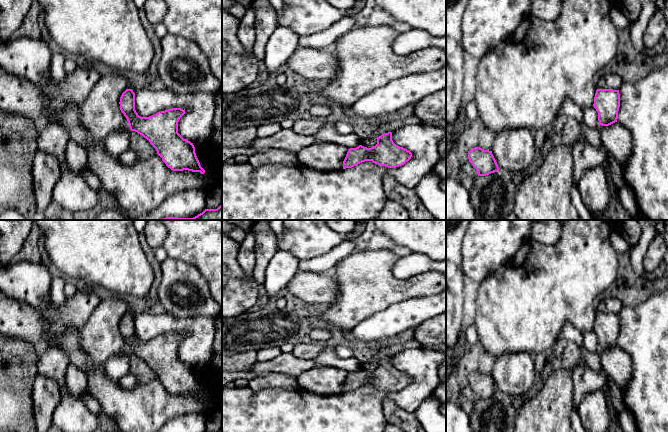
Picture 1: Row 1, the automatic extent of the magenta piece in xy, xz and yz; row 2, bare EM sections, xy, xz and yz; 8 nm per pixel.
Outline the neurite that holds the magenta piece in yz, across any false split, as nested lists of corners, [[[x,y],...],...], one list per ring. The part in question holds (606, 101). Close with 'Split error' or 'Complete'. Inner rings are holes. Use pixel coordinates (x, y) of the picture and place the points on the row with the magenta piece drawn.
[[[597,89],[593,107],[598,112],[599,125],[609,126],[617,122],[620,107],[619,90]]]. Complete

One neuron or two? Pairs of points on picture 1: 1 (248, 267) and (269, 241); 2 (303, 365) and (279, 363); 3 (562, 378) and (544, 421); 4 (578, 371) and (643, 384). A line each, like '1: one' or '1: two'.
1: two
2: one
3: one
4: two

